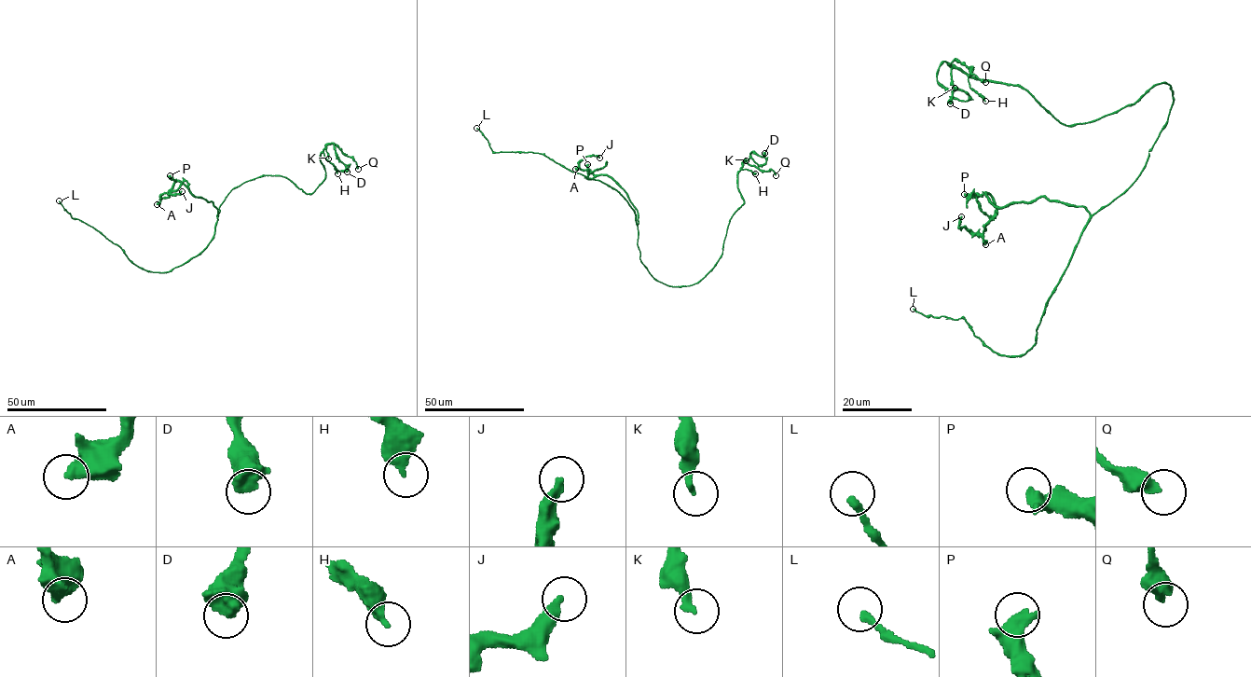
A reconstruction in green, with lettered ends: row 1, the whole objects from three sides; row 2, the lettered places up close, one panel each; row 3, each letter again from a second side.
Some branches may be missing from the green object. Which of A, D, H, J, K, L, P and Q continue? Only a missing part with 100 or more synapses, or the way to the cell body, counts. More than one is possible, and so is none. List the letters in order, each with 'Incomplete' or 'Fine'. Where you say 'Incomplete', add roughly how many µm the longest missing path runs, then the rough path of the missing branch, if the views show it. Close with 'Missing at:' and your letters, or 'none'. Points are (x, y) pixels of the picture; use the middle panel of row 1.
A: Fine
D: Fine
H: Fine
J: Fine
K: Fine
L: Fine
P: Fine
Q: Fine
Missing at: none

